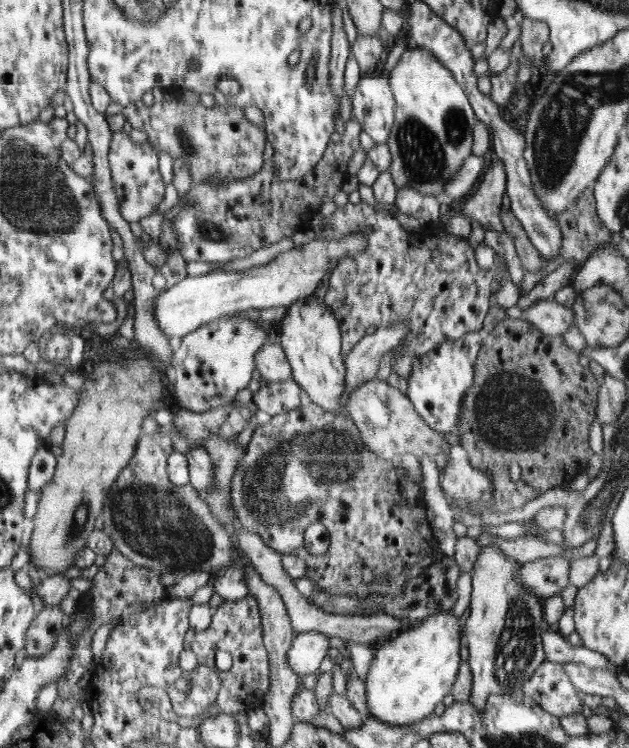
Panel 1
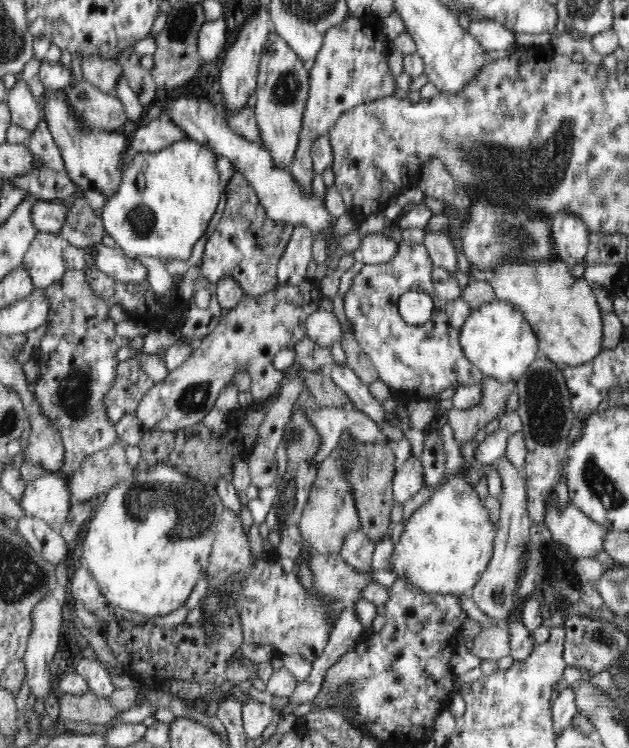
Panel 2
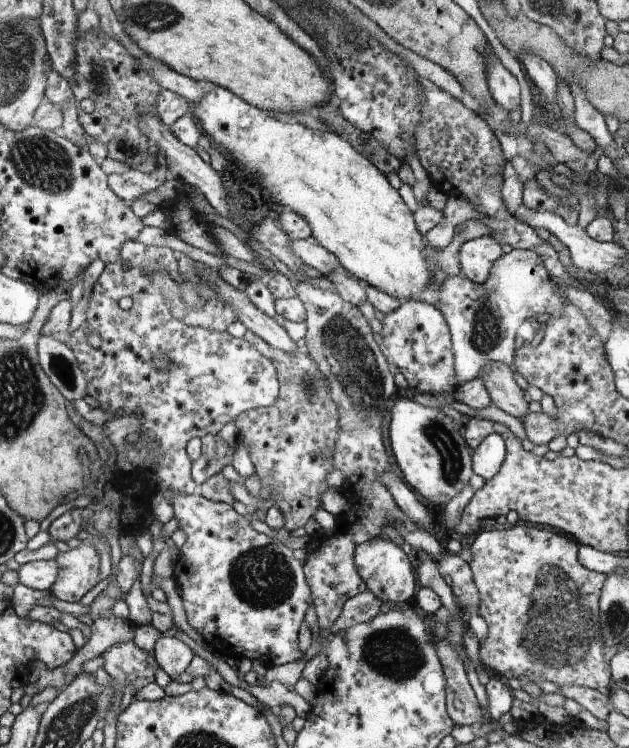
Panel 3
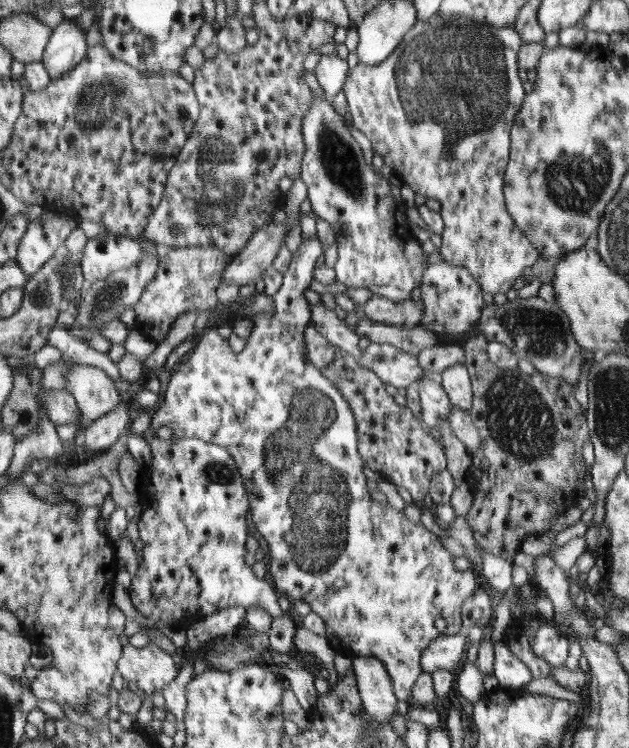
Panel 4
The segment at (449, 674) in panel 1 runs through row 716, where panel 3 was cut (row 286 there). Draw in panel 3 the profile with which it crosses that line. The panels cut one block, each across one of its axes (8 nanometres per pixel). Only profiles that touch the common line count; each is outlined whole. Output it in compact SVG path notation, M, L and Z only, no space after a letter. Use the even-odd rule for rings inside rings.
M216 86L203 100L196 104L195 116L202 133L206 134L214 146L224 148L226 155L254 174L258 184L270 192L272 200L292 208L300 214L311 229L320 245L334 254L341 266L352 277L376 288L398 302L422 299L422 292L430 286L428 264L424 262L424 242L416 227L412 212L404 204L398 190L394 190L386 176L372 164L368 157L356 152L356 148L344 137L334 132L311 130L302 124L284 124L274 116L258 109L230 90Z

